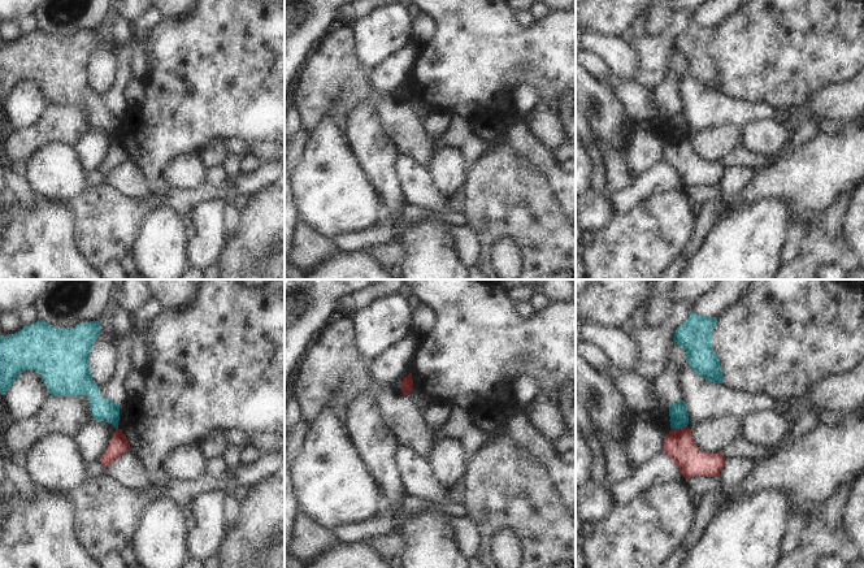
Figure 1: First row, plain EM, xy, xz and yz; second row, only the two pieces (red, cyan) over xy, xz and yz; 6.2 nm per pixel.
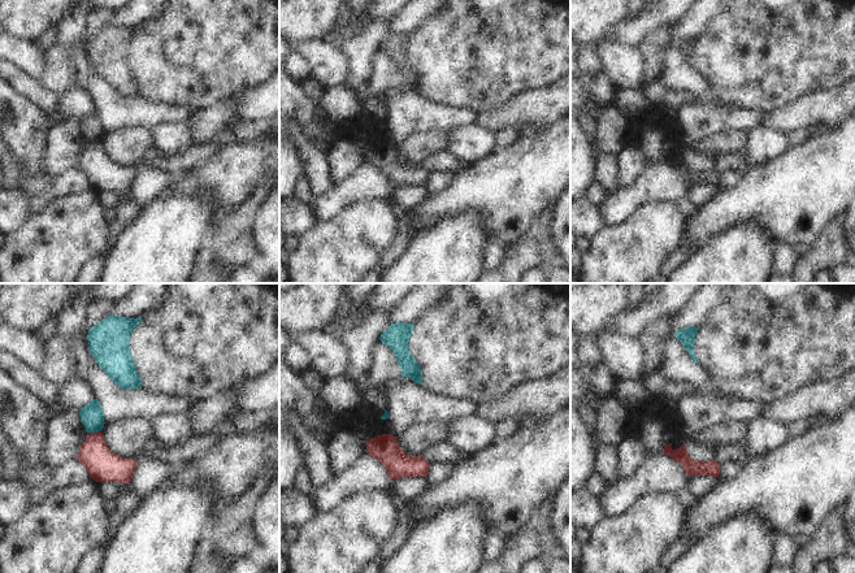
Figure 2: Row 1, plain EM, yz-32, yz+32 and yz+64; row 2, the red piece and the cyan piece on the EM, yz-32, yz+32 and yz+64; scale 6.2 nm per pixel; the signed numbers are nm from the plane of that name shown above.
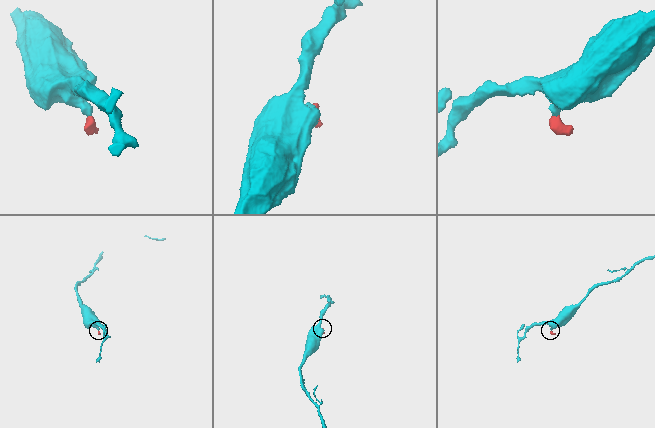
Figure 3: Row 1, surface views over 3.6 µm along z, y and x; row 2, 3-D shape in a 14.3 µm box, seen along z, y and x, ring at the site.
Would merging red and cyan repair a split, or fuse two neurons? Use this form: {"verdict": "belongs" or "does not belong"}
{"verdict": "does not belong"}

